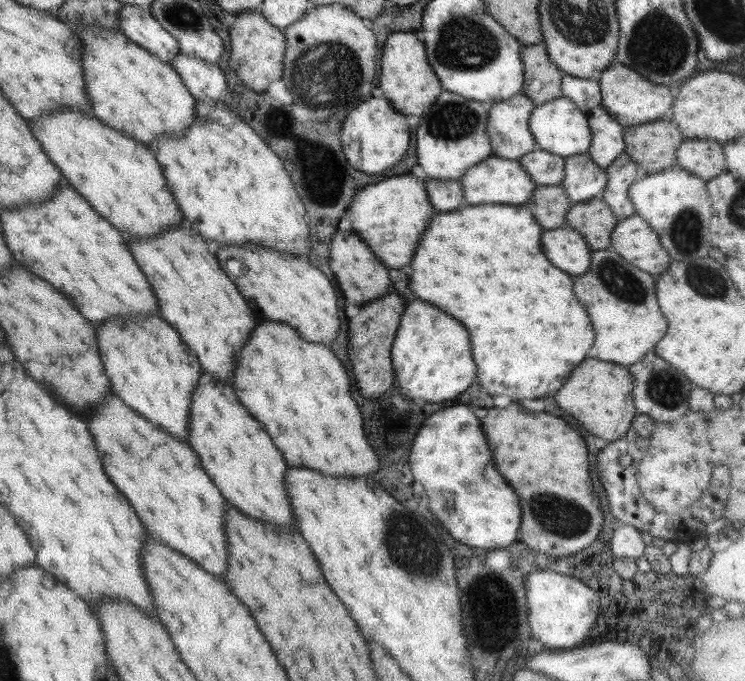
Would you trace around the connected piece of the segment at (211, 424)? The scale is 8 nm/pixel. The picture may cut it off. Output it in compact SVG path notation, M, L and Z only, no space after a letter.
M207 382L199 386L189 402L187 444L201 460L203 472L219 488L229 506L241 514L271 526L295 528L289 497L283 487L285 462L275 450L263 425L249 416L227 384Z

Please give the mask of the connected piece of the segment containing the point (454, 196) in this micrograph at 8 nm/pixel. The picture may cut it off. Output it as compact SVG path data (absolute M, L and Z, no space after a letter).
M425 179L424 186L431 206L437 212L455 210L463 204L463 191L459 180Z

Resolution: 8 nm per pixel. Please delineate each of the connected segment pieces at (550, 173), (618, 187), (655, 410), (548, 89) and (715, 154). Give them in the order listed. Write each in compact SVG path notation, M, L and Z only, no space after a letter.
M535 148L518 158L518 163L536 186L560 185L563 178L564 158Z
M623 152L604 171L607 183L602 191L601 200L619 220L635 215L635 209L627 196L629 186L641 175L635 162Z
M646 352L635 364L627 367L631 373L631 397L635 412L651 417L654 421L671 422L683 416L688 410L689 392L694 387L676 368L663 362L654 352Z
M543 42L521 47L520 60L524 75L522 90L532 105L561 97L561 82L564 74L547 57Z
M713 140L681 141L675 150L675 166L694 174L701 180L715 178L725 168L721 146Z

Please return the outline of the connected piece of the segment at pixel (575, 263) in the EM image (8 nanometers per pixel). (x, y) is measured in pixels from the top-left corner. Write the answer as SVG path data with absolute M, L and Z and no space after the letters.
M561 226L551 232L541 234L541 248L547 260L567 272L567 274L583 274L589 268L591 251L583 236L575 229Z

